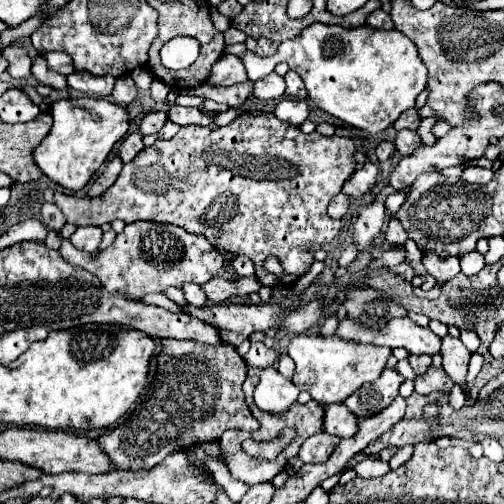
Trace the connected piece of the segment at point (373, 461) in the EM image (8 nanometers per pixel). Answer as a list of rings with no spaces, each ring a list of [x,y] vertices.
[[[368,457],[368,459],[362,459],[362,461],[358,461],[352,469],[356,471],[358,477],[364,477],[364,479],[370,479],[370,477],[382,477],[382,475],[386,475],[386,473],[390,471],[388,463],[382,461],[380,457]]]

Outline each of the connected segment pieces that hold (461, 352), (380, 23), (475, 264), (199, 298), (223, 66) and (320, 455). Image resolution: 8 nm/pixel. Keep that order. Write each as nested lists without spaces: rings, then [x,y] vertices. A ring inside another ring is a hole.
[[[446,335],[442,339],[442,357],[444,357],[444,371],[446,375],[466,391],[466,371],[468,371],[468,361],[470,361],[470,351],[462,345],[460,339]]]
[[[376,9],[374,13],[370,13],[366,23],[374,29],[394,29],[394,21],[390,19],[390,15],[384,9]]]
[[[472,251],[472,253],[466,253],[462,259],[460,259],[460,267],[466,275],[476,275],[480,273],[480,269],[484,267],[484,257],[478,253],[478,251]]]
[[[188,283],[188,285],[182,285],[182,291],[184,291],[184,297],[190,305],[196,305],[196,307],[204,307],[206,305],[206,295],[202,293],[202,289],[194,283]]]
[[[224,55],[220,57],[220,61],[216,61],[216,65],[212,65],[206,83],[210,83],[212,87],[230,87],[244,83],[246,79],[248,77],[242,61],[236,55]]]
[[[322,431],[318,435],[312,435],[308,437],[302,447],[300,447],[300,453],[298,457],[304,461],[304,463],[324,463],[328,461],[328,457],[332,455],[332,451],[336,449],[336,445],[340,443],[338,437]]]

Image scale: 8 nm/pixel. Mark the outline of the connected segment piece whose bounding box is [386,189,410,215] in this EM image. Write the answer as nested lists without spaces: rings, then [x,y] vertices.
[[[404,189],[404,191],[394,191],[388,199],[386,199],[386,209],[388,209],[388,213],[390,215],[394,215],[400,207],[402,207],[402,203],[406,201],[406,195],[410,193],[410,189]]]

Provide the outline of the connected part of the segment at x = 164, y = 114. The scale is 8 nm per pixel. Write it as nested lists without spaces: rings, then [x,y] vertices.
[[[154,111],[154,113],[148,113],[142,123],[140,123],[140,131],[142,135],[148,135],[148,133],[158,133],[162,129],[162,125],[166,123],[168,119],[168,111]]]

